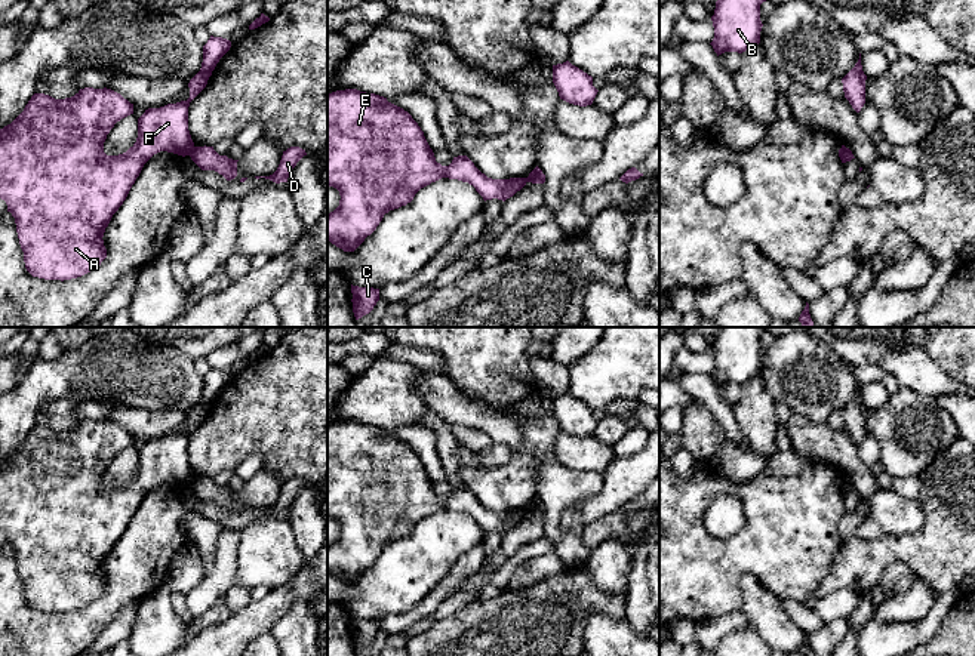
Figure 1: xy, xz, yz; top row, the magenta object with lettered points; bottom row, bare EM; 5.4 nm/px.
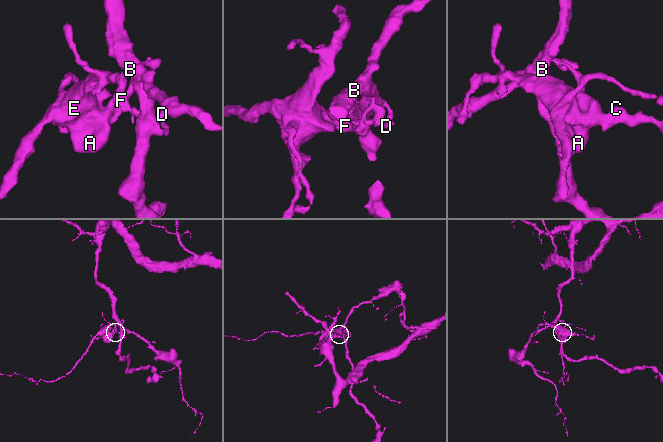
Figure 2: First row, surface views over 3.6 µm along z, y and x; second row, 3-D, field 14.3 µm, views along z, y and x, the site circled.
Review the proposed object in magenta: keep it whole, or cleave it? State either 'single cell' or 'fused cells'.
fused cells

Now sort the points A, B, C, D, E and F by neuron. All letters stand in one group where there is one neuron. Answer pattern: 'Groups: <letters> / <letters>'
Groups: A C E F / B D

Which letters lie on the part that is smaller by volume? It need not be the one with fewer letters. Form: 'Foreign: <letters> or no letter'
Foreign: A, C, E, F

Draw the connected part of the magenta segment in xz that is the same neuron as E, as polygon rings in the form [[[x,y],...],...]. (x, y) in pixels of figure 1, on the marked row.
[[[357,89],[327,93],[327,185],[341,195],[339,206],[327,213],[327,240],[332,244],[354,252],[385,213],[406,206],[421,188],[442,178],[468,182],[485,201],[505,201],[526,185],[526,178],[488,178],[467,155],[442,166],[412,116],[384,96]]]

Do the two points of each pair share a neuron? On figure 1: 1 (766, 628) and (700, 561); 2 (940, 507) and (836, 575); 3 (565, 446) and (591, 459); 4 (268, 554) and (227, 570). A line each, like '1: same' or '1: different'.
1: different
2: same
3: same
4: different

